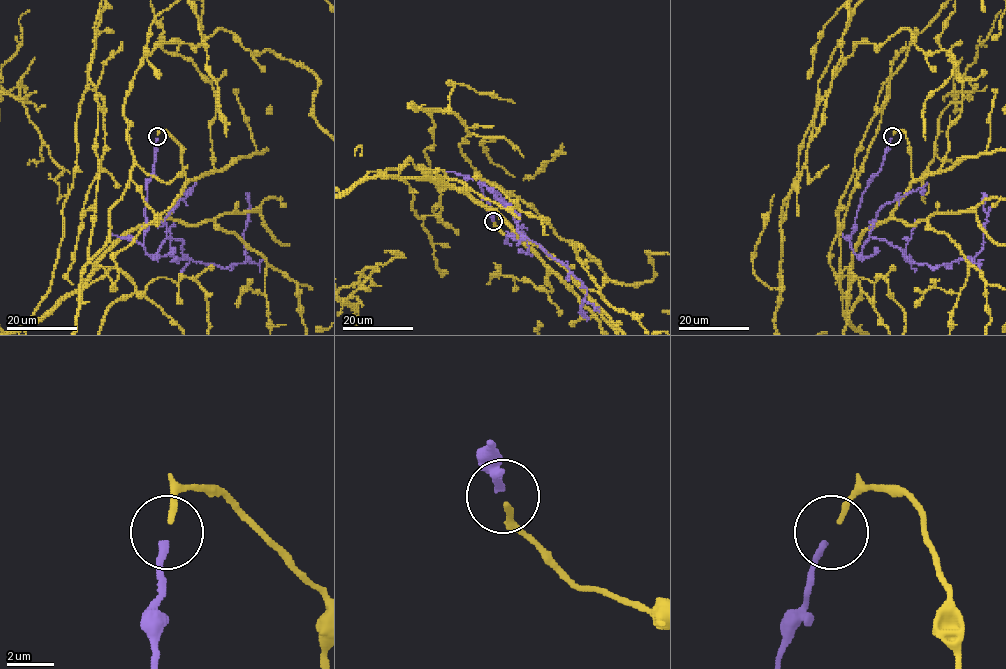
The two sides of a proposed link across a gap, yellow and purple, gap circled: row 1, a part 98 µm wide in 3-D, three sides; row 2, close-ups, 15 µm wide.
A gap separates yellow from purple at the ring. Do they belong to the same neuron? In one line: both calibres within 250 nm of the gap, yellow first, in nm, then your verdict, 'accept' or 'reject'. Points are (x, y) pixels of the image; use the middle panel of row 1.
calibres 260 and 320 nm; accept

